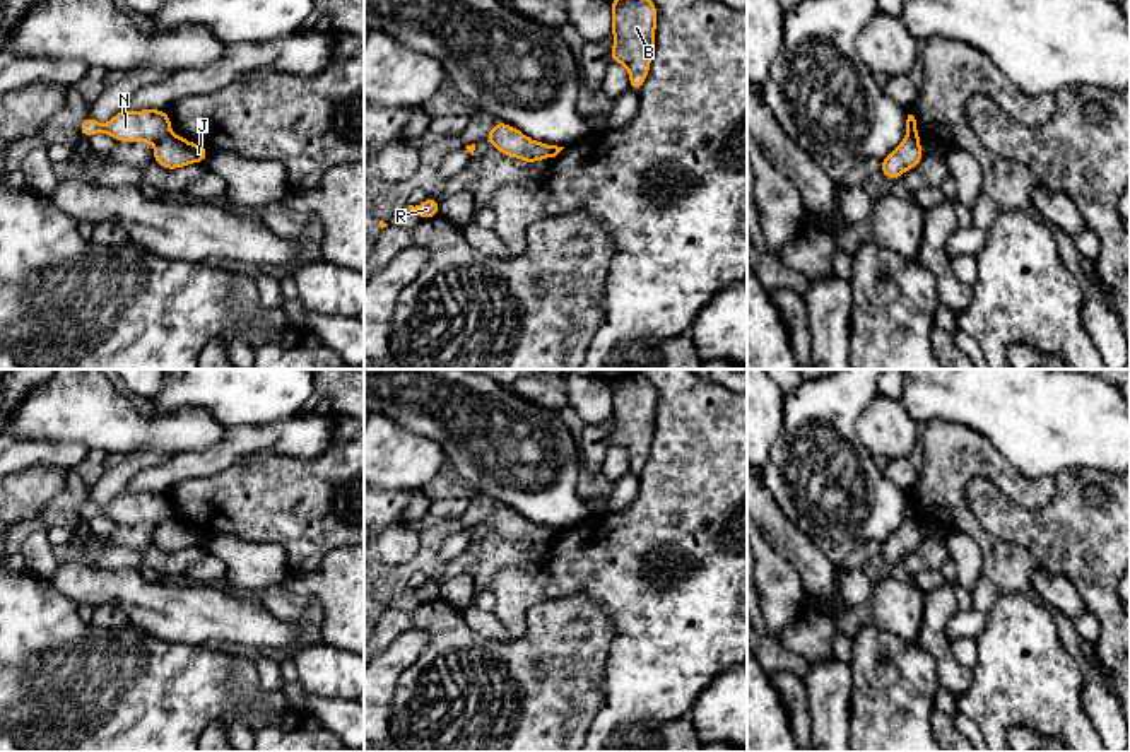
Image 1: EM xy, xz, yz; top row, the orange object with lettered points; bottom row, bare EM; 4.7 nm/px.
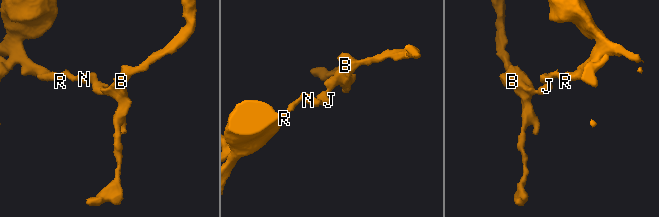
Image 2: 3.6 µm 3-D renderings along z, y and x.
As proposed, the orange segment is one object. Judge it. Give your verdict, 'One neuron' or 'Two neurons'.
Two neurons

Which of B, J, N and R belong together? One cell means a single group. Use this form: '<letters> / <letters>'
B J / N R

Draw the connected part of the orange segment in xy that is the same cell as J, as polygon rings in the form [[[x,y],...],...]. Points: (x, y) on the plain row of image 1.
[[[171,516],[156,526],[152,543],[164,552],[180,552],[193,545],[205,545],[209,535],[207,530]]]

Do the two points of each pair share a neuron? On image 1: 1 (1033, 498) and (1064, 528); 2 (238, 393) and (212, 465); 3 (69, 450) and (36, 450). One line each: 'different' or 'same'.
1: different
2: different
3: same

